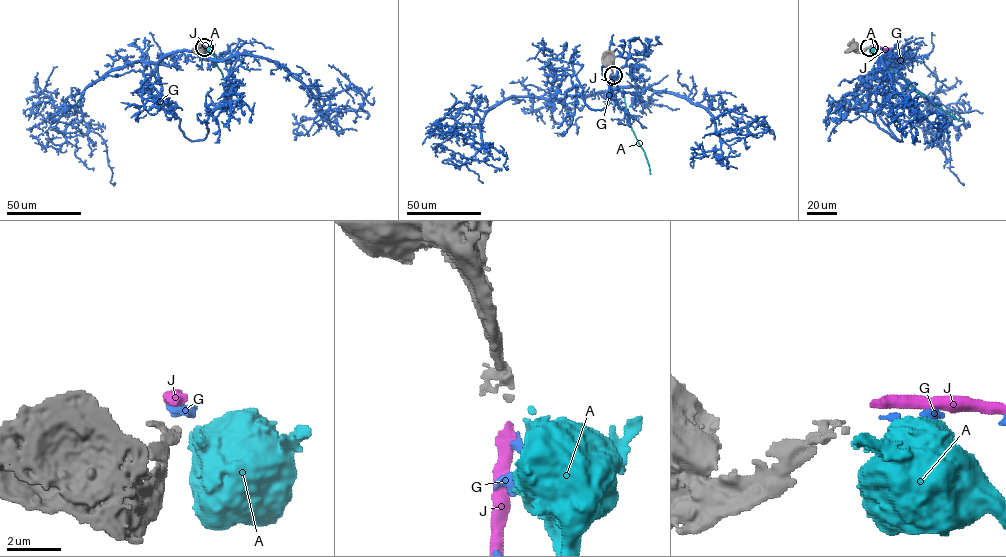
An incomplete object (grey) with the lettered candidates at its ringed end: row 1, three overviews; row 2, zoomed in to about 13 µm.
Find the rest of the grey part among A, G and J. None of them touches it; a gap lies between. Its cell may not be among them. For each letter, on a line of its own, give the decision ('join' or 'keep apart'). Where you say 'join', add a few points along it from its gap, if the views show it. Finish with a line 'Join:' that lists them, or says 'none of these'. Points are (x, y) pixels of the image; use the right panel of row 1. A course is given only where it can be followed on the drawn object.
A: keep apart
G: join; course (870, 47), (891, 51), (897, 71), (942, 113), (938, 133), (932, 144), (926, 142), (927, 133), (940, 131)
J: keep apart
Join: G

